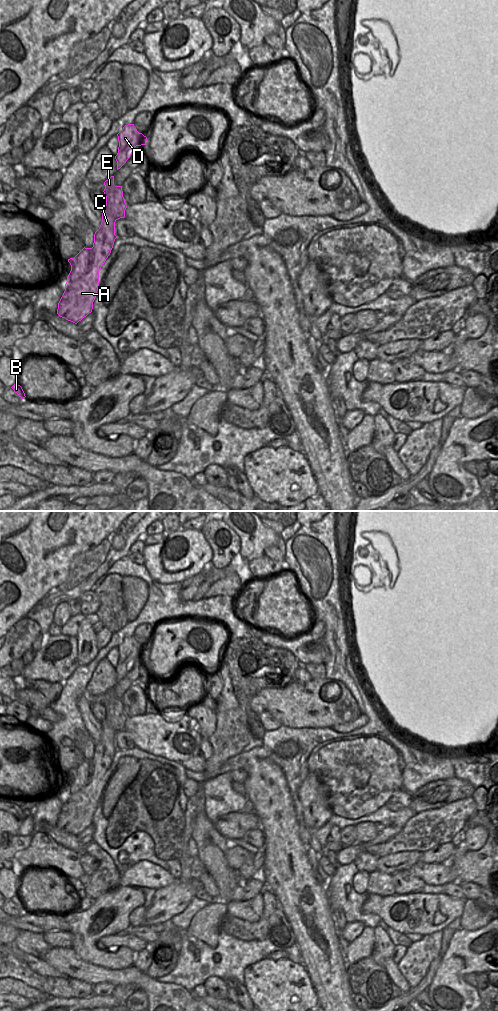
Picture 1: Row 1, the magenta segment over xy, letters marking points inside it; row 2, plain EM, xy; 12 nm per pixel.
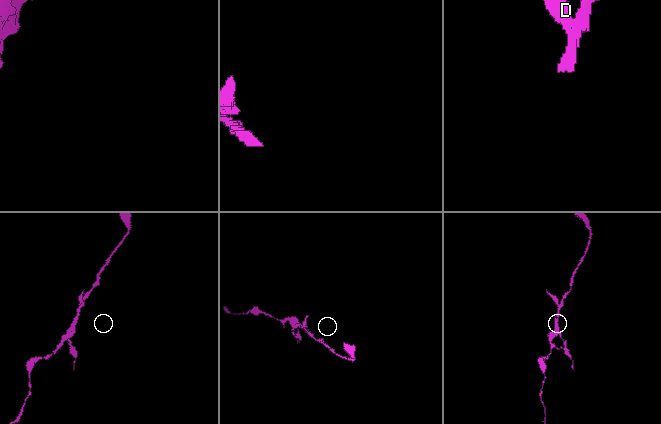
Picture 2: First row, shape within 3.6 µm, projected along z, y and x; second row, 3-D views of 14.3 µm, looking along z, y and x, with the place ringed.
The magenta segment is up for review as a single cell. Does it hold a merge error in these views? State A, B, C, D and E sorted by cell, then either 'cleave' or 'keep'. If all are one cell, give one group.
A B C / D E | cleave

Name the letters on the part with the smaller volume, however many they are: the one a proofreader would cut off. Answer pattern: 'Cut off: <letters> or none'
Cut off: D, E

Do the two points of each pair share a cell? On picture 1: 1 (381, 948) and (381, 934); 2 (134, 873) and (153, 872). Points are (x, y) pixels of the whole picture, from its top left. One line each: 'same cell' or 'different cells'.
1: same cell
2: same cell

